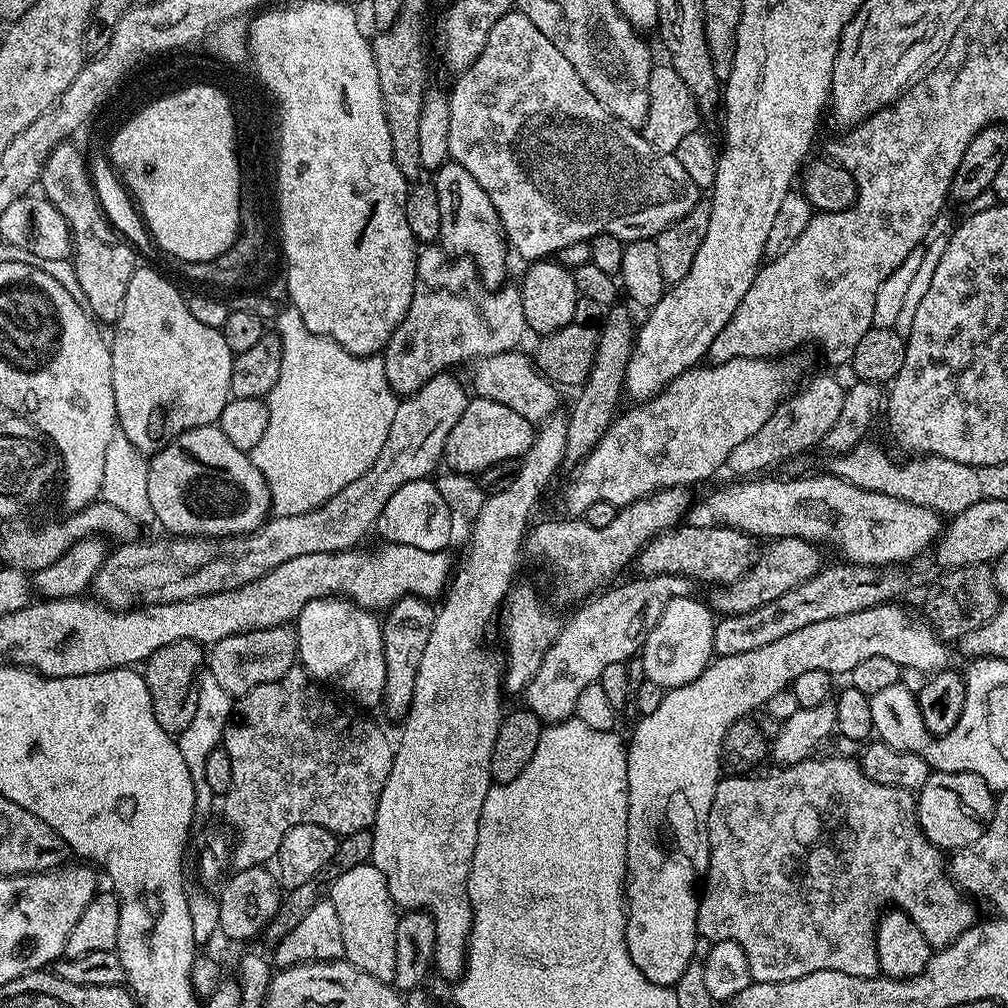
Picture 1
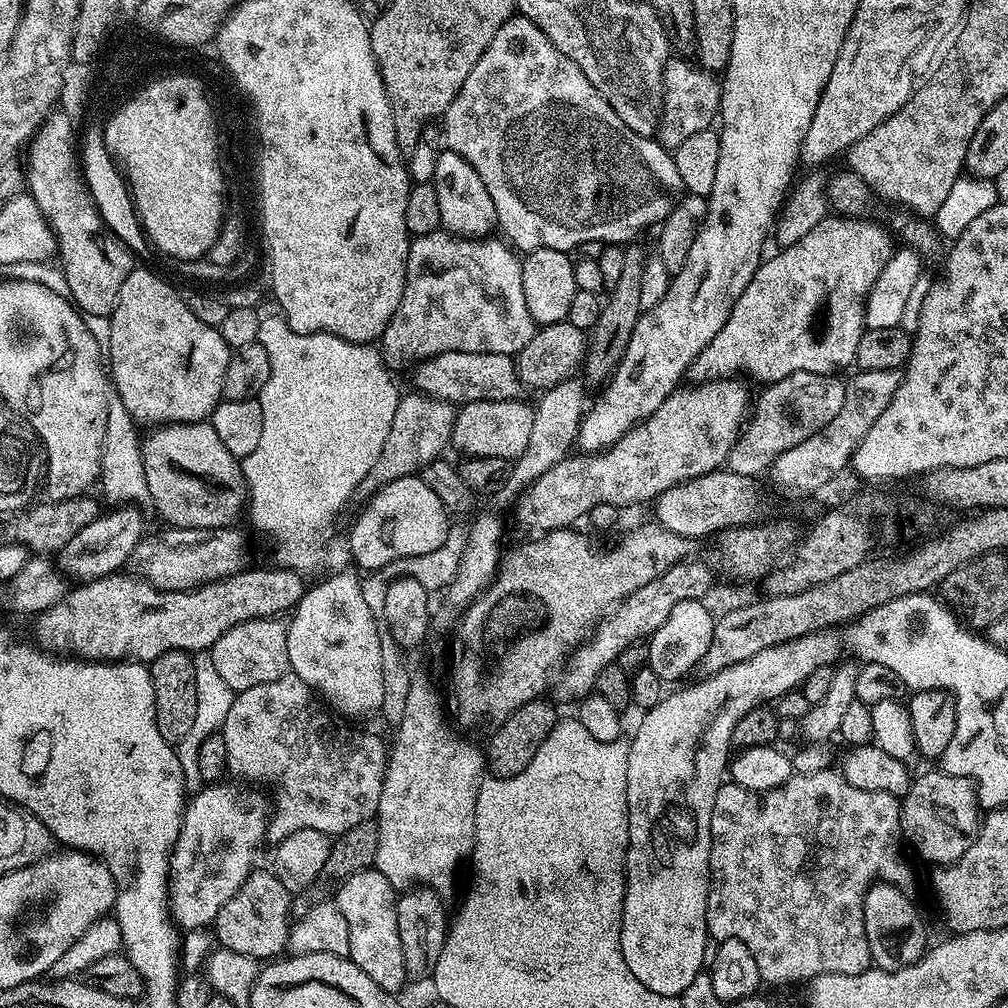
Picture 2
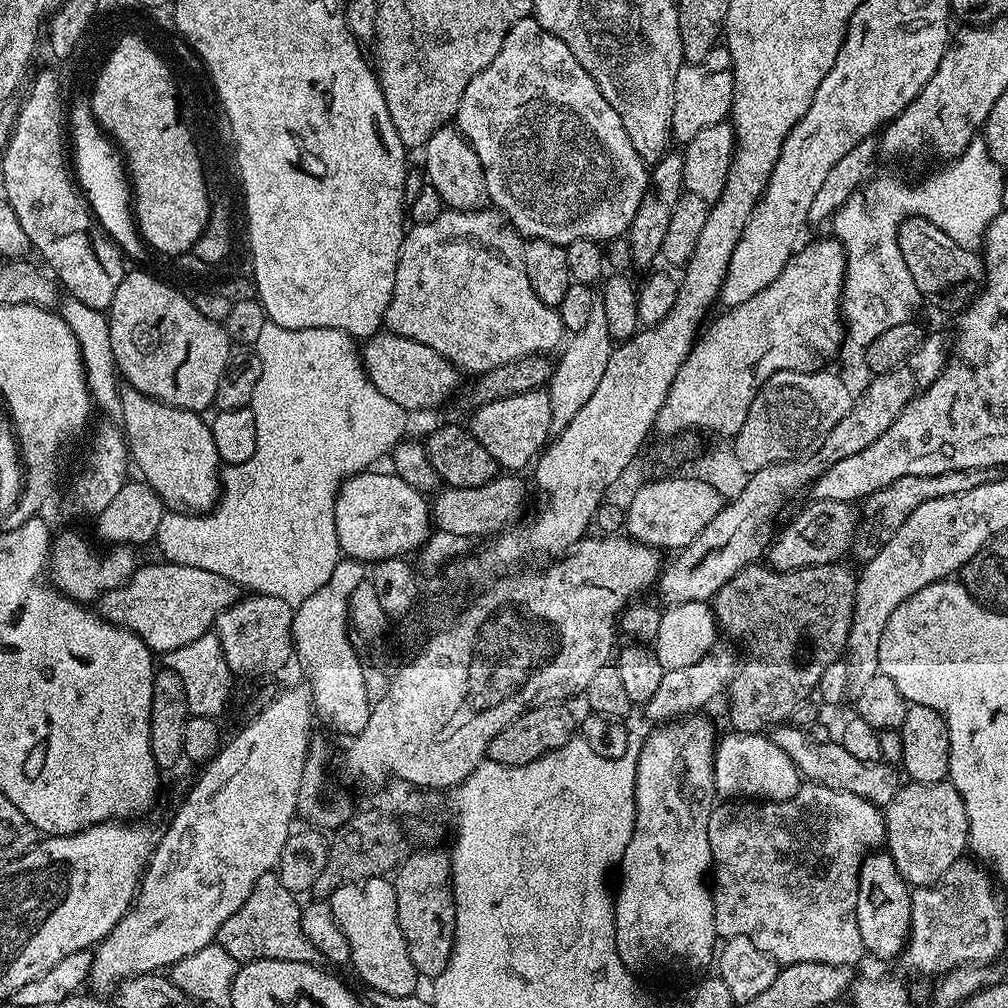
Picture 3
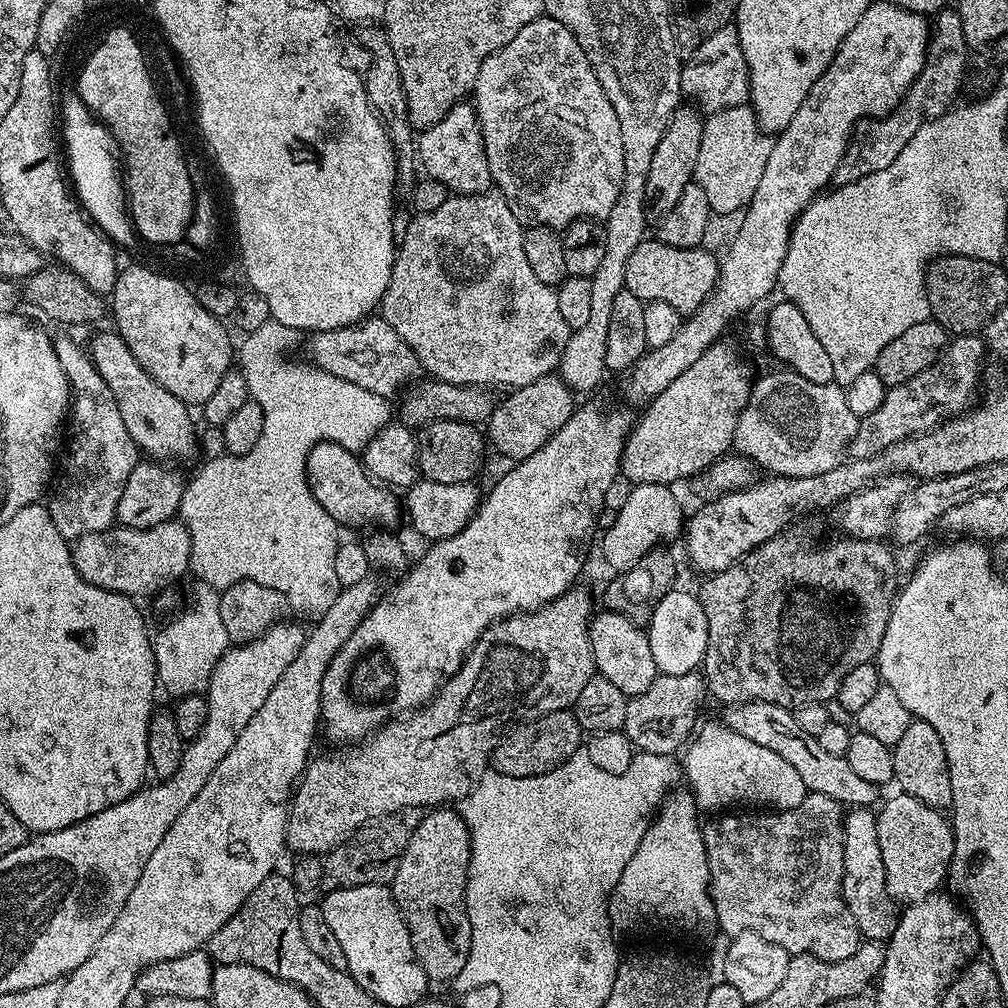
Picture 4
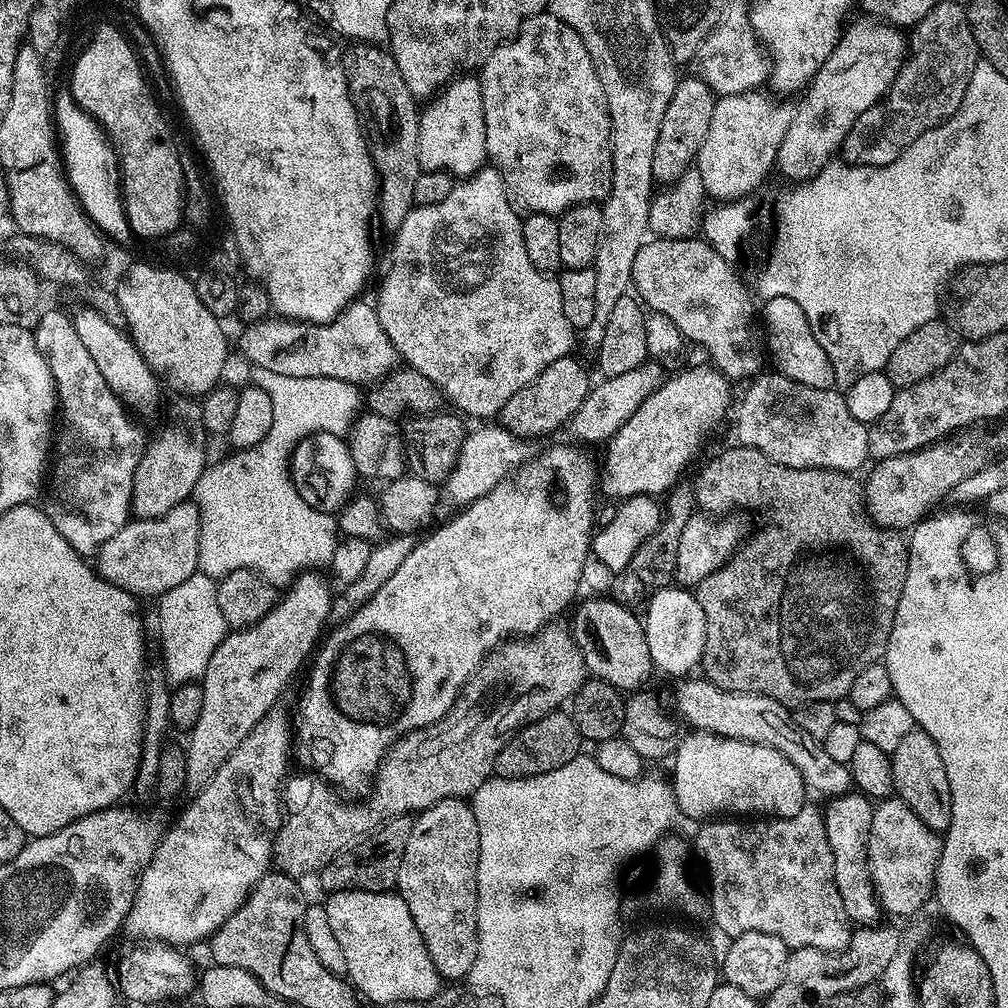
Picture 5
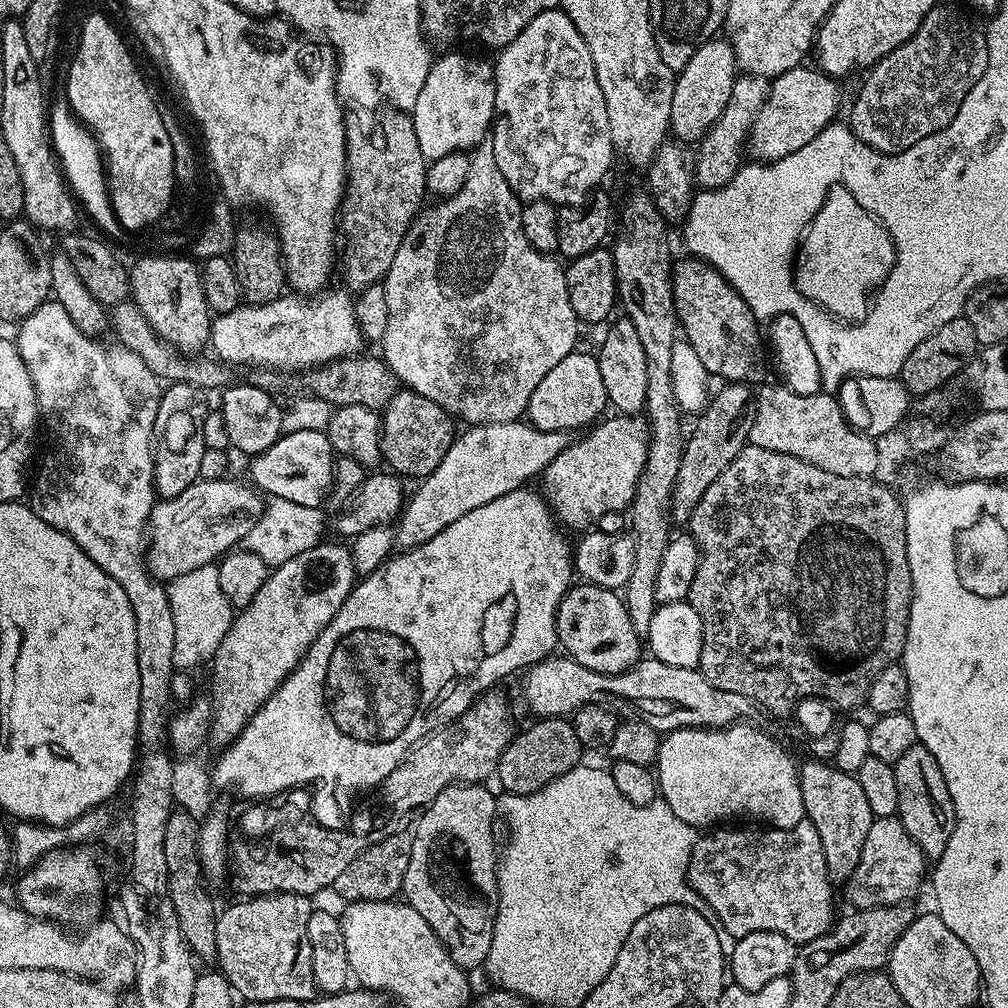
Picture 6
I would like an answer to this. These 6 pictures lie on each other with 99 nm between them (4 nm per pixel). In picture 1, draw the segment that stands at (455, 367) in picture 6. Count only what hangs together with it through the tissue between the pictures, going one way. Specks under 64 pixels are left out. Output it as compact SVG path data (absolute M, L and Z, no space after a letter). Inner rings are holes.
M504 286L500 300L484 300L480 308L468 304L468 300L460 300L460 296L420 296L416 304L410 302L406 318L402 318L382 353L388 384L397 397L414 395L435 375L455 369L455 364L471 356L483 358L521 347L520 339L529 327L522 314L519 287ZM496 304L500 304L500 308L496 308ZM480 308L484 308L484 312L480 312Z

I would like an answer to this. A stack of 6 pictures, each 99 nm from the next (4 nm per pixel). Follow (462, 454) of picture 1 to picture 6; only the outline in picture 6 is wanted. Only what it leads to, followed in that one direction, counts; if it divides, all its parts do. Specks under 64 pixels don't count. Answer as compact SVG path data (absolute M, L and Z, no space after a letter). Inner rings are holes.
M574 350L570 354L566 354L566 358L562 358L562 362L558 362L558 366L552 367L546 373L546 378L542 378L542 382L538 382L534 394L530 394L526 420L532 427L543 432L575 433L576 428L587 429L589 426L595 425L605 415L604 408L607 409L609 403L606 386L602 382L602 370L598 370L598 362L593 353L580 351Z

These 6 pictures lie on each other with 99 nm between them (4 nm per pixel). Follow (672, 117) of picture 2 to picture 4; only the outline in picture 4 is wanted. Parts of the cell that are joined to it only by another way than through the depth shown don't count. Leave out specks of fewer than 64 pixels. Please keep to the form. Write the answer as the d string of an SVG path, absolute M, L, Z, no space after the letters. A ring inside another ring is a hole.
M725 26L714 30L714 34L704 39L683 61L680 91L687 99L689 96L693 100L689 101L697 109L708 114L738 106L748 100L748 67L735 27Z

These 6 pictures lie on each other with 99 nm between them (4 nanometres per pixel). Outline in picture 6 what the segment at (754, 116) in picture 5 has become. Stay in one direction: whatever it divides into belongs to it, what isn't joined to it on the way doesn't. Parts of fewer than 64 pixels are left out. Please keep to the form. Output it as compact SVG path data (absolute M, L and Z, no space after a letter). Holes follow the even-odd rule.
M801 66L786 70L771 81L768 98L758 110L748 133L747 151L756 162L771 162L802 150L810 138L837 119L842 104L842 92L835 79L825 76L815 67Z

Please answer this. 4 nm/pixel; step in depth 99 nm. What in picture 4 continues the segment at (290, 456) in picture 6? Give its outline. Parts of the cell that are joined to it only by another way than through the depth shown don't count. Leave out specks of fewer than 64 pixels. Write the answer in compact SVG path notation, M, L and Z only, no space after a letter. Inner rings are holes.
M332 442L315 444L306 458L304 473L308 476L308 489L312 497L318 506L322 506L322 510L326 510L326 514L330 514L330 518L336 520L337 525L349 524L352 528L360 528L363 524L372 524L368 526L388 530L399 516L401 519L401 501L395 500L387 487L381 486L364 471L361 457L355 452Z

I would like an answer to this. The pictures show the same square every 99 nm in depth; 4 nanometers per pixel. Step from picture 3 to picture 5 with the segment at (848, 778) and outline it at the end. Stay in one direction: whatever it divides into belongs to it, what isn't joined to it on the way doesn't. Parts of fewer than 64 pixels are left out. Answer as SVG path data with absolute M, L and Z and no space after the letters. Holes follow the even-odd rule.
M684 678L676 688L676 712L697 732L713 732L735 740L749 740L752 744L770 746L778 750L802 774L805 789L821 792L824 798L842 796L853 787L852 772L848 765L837 762L826 754L823 743L806 734L797 725L793 713L774 698L753 692L731 692L711 684L707 678Z

